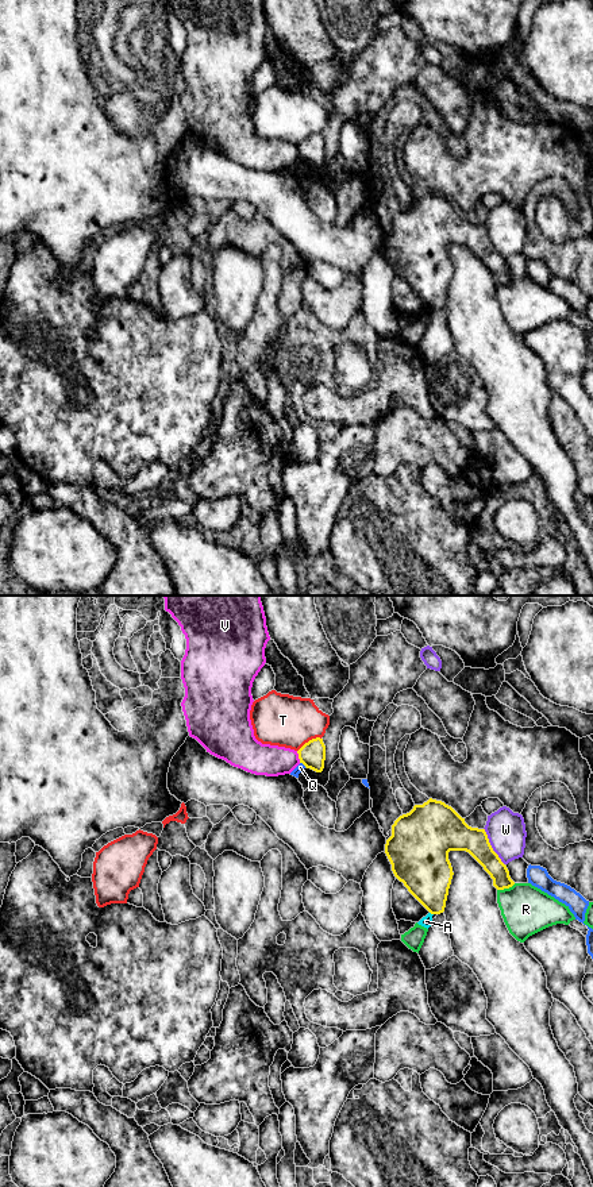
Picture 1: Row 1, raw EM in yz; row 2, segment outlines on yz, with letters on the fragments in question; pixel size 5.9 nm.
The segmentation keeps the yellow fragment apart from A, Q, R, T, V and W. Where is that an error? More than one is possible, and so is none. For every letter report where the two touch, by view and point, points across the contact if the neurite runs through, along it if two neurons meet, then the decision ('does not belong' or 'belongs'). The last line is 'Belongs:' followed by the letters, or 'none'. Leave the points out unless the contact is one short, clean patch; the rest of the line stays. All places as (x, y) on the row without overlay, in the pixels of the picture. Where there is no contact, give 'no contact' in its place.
A: meets yellow in yz at (431, 308); does not belong
Q: meets yellow in yz at (303, 158); does not belong
R: meets yellow in yz at (505, 282); does not belong
T: meets yellow in yz at (310, 135); does not belong
V: meets yellow in yz at (299, 151); does not belong
W: meets yellow in yz at (491, 242); does not belong
Belongs: none

